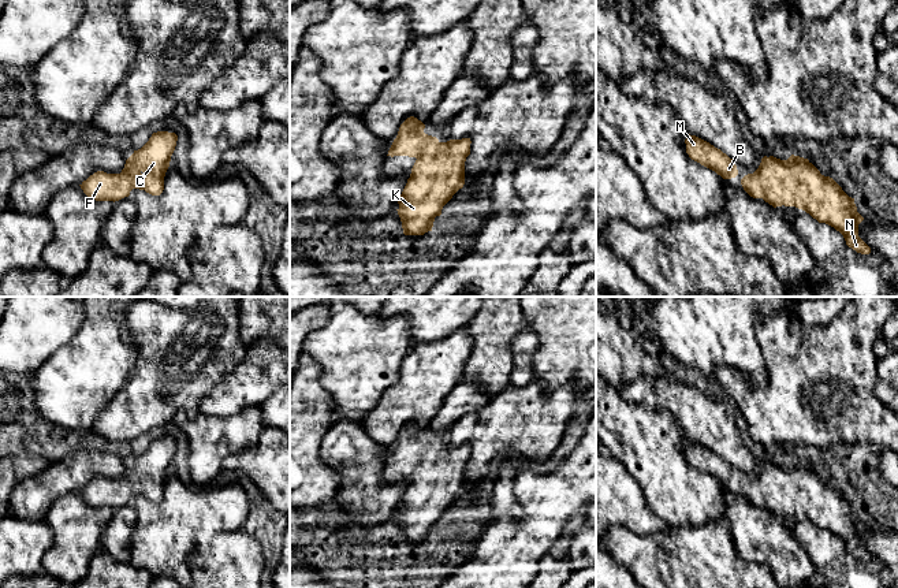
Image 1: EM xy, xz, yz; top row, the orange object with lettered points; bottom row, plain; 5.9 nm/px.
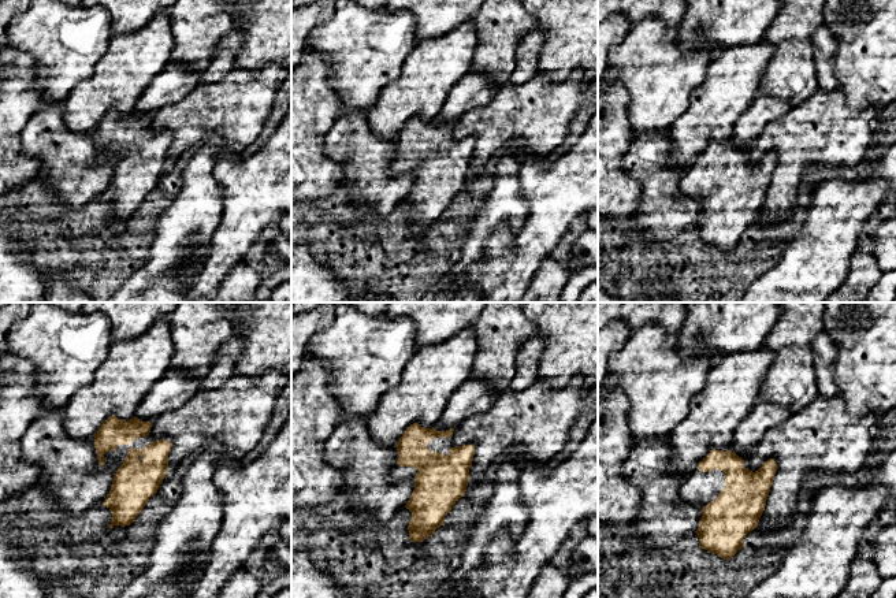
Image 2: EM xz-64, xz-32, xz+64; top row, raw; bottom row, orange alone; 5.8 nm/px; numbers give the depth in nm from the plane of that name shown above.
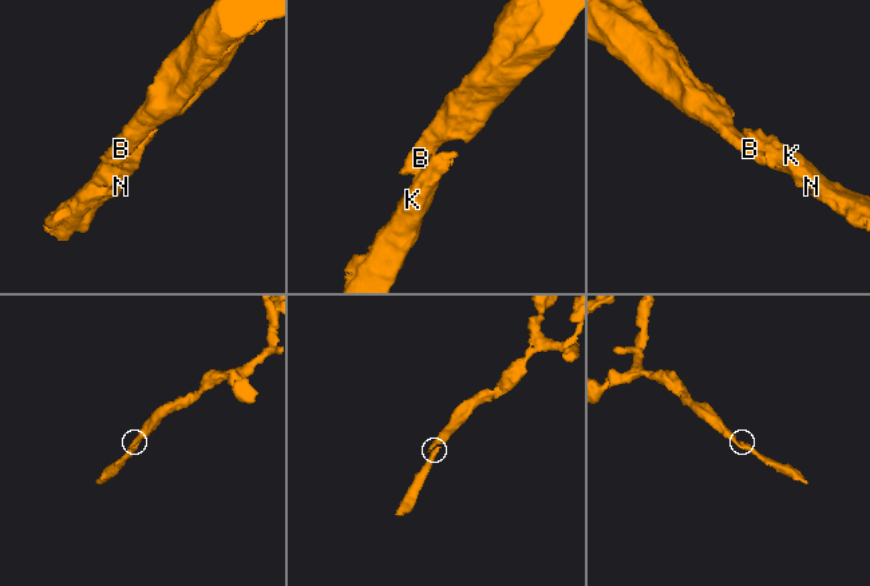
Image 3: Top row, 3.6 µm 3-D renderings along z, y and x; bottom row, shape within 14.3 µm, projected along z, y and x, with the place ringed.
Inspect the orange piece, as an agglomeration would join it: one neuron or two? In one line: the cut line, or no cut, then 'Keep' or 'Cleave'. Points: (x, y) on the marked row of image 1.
No split. Keep

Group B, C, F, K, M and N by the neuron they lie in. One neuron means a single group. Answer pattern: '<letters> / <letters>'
B C F K M N

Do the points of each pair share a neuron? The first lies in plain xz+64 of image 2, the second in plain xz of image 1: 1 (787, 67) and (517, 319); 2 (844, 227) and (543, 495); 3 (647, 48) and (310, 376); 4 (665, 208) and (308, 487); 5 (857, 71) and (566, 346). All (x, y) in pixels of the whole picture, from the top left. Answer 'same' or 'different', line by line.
1: same
2: same
3: different
4: different
5: same

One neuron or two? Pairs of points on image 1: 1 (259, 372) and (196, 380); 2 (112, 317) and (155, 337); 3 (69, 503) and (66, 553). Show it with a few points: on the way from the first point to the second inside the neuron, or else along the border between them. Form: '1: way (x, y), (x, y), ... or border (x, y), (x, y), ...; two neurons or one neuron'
1: border (245, 352), (241, 361), (202, 399); two neurons
2: border (127, 311), (123, 335), (135, 346), (135, 353); two neurons
3: way (69, 516), (69, 540); one neuron

